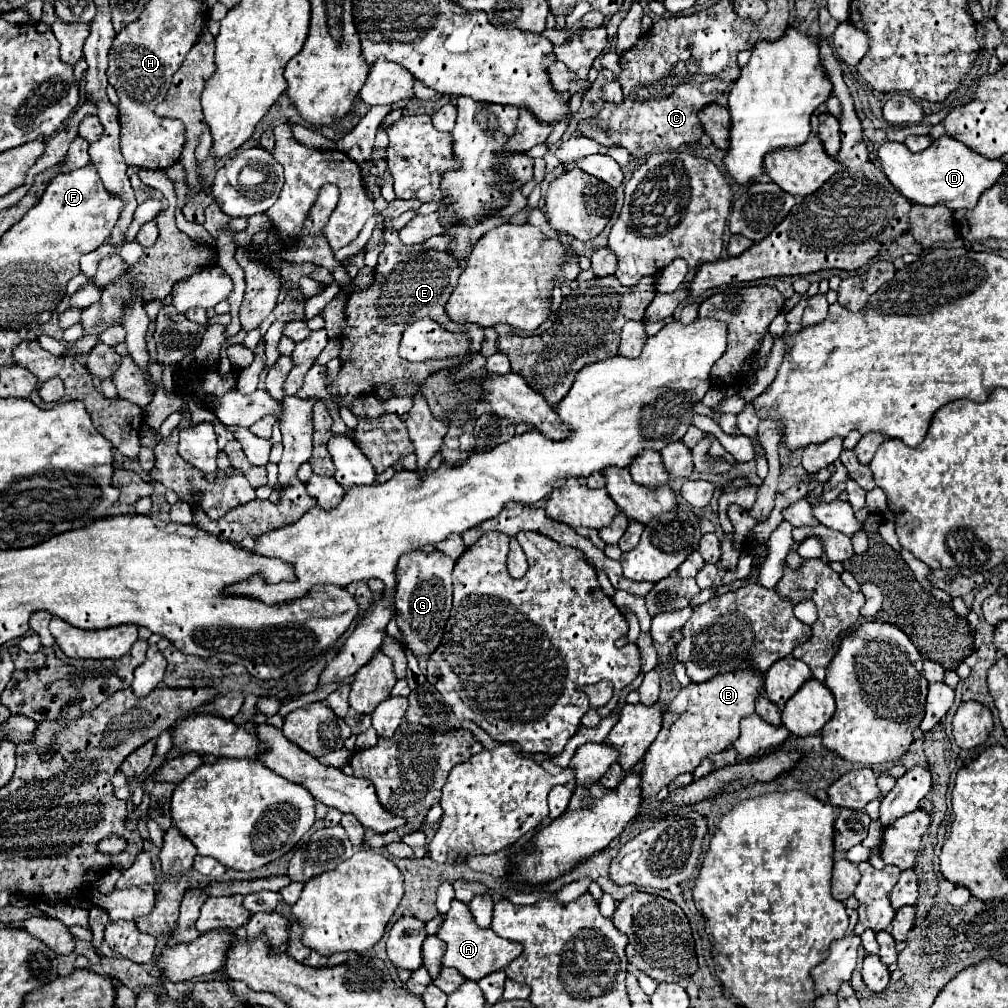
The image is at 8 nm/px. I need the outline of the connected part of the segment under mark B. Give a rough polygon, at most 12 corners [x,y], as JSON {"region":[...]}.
{"region":[[757,669],[683,687],[645,753],[643,797],[739,737]]}

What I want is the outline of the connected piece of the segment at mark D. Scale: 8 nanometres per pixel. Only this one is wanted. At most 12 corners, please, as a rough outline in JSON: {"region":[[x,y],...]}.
{"region":[[943,135],[877,157],[911,203],[973,209],[1005,171]]}

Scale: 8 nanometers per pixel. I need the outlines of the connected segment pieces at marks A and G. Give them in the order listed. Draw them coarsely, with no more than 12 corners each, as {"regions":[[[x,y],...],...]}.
{"regions":[[[457,899],[437,937],[443,965],[479,981],[523,953]],[[405,553],[397,627],[415,657],[441,643],[455,561]]]}

